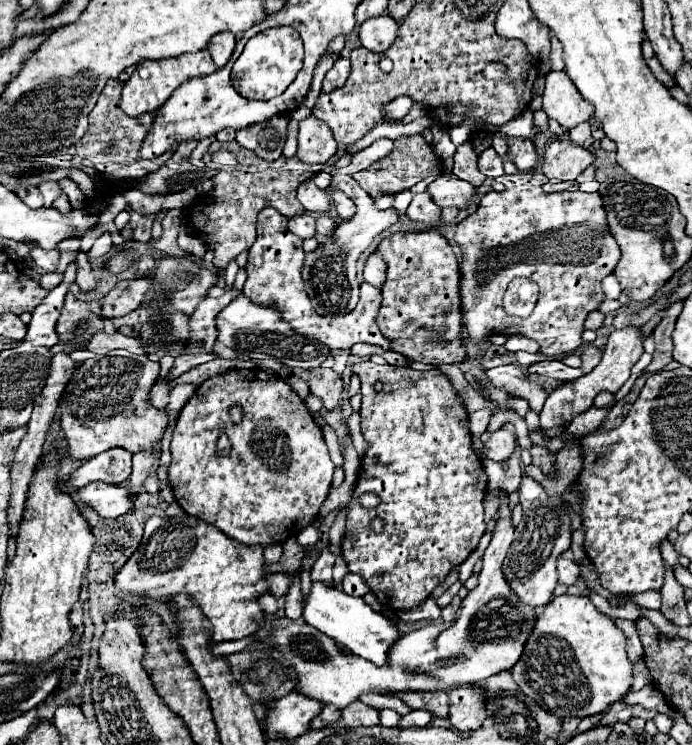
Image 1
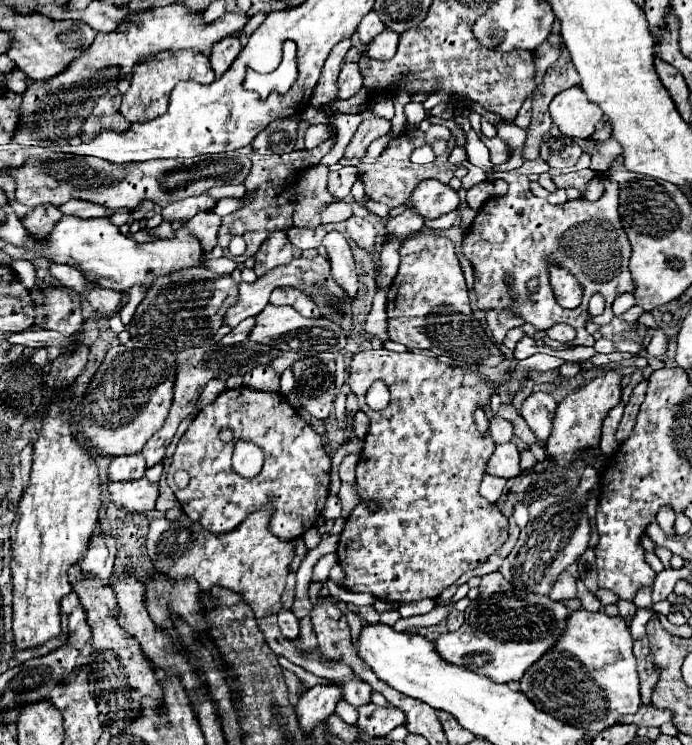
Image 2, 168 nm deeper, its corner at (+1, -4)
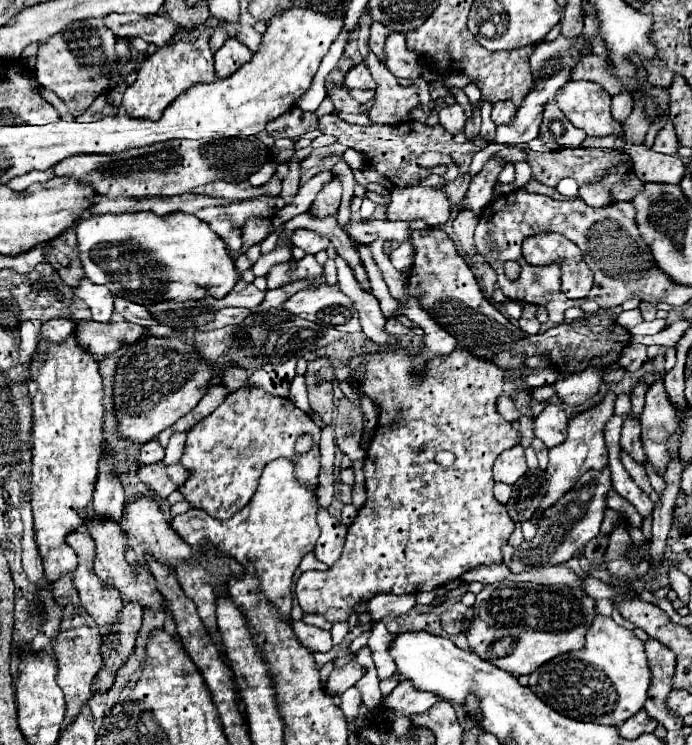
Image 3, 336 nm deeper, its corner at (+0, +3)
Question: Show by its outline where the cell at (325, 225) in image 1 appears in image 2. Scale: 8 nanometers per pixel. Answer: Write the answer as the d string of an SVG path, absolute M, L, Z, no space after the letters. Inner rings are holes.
M330 231L330 233L326 233L322 245L328 251L328 259L330 259L336 283L342 285L346 295L354 297L358 291L358 273L356 273L352 251L350 251L346 237L338 231Z

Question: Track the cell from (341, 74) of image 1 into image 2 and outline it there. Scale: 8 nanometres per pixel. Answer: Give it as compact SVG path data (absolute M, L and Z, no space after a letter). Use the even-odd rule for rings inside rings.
M344 63L338 75L338 99L350 99L362 89L362 77L356 63Z

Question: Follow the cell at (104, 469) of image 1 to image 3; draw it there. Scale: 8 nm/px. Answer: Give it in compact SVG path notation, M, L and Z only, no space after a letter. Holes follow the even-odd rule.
M151 440L151 442L143 444L139 462L141 464L155 464L155 462L161 462L163 456L165 456L165 448L159 444L159 440Z

